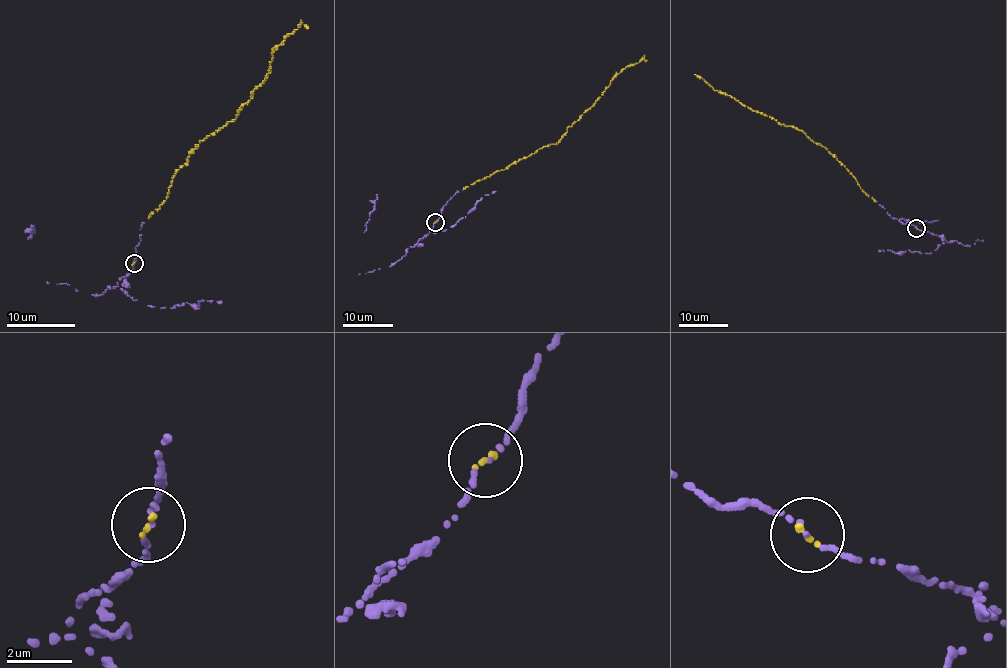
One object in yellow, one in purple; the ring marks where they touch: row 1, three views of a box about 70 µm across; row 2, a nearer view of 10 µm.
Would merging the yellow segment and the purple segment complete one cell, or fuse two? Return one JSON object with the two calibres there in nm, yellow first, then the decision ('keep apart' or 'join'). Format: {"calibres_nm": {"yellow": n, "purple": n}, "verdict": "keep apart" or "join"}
{"calibres_nm": {"yellow": 140, "purple": 100}, "verdict": "keep apart"}

